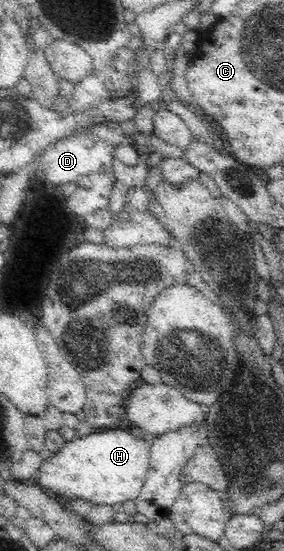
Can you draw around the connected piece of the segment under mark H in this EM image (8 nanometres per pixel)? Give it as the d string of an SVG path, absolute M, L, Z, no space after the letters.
M118 427L96 430L79 438L75 436L57 452L45 454L37 472L37 484L47 492L110 509L114 504L134 500L141 492L146 481L150 449L149 437L137 437L130 430Z

